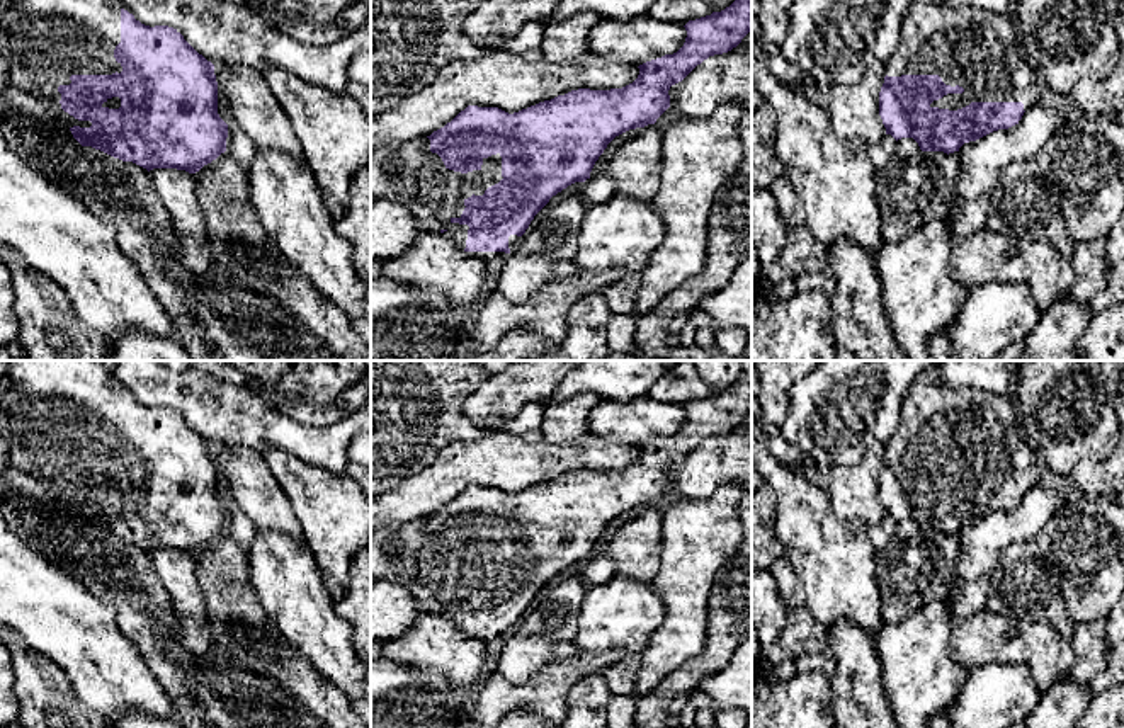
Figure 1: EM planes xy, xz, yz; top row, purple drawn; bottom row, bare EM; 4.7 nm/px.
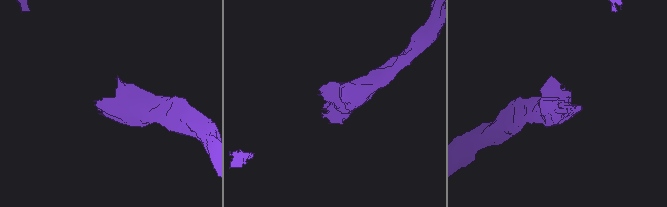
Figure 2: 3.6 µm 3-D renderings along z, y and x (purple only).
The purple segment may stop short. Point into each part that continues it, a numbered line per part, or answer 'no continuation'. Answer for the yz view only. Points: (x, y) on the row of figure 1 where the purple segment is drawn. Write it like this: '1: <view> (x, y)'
1: yz (976, 50)

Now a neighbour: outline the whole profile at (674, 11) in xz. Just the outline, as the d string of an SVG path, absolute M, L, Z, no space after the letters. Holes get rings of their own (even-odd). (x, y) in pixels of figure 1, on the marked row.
M656 0L648 15L685 26L689 20L711 15L712 12L706 0Z

